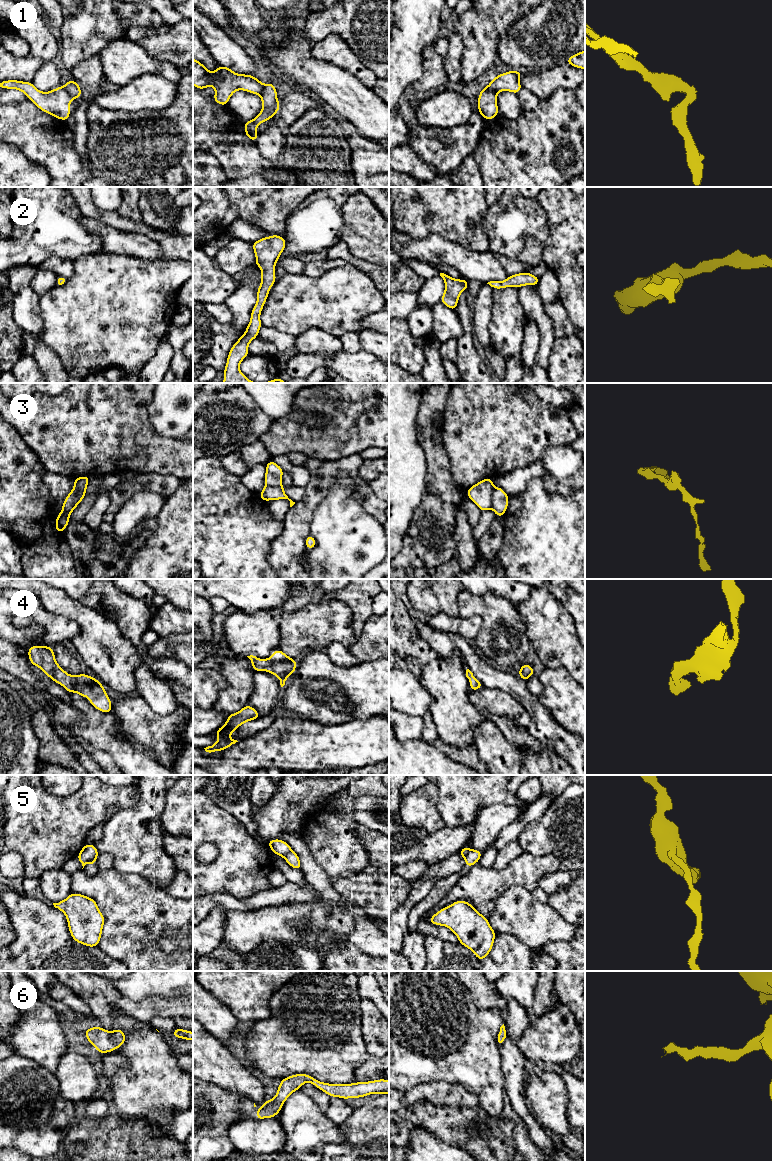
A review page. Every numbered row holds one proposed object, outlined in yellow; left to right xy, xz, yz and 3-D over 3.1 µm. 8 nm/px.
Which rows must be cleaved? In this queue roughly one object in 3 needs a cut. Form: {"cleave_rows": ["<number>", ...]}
{"cleave_rows": ["1", "3", "5"]}

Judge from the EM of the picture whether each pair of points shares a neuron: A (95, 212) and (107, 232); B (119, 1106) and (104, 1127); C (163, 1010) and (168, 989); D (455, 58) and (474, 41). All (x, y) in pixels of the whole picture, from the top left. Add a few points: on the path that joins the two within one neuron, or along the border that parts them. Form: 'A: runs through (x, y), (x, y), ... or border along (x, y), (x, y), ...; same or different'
A: border along (82, 213), (122, 229); different
B: border along (112, 1112), (123, 1117), (137, 1118); different
C: border along (182, 994), (153, 996), (143, 999); different
D: border along (454, 30), (461, 35), (463, 41), (460, 75); different

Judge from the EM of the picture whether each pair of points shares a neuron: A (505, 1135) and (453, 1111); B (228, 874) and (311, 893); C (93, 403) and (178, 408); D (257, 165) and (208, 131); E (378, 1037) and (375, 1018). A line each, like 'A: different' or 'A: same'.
A: same
B: different
C: different
D: same
E: same

